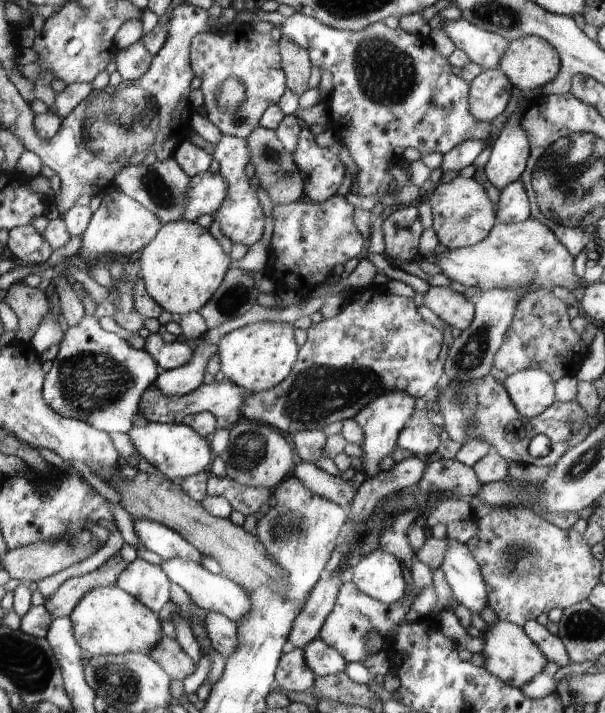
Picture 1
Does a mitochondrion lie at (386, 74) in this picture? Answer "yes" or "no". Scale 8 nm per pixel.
yes

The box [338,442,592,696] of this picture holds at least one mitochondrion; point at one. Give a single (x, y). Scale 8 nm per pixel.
(520, 559)

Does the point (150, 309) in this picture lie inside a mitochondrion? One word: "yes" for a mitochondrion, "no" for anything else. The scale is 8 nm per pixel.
no

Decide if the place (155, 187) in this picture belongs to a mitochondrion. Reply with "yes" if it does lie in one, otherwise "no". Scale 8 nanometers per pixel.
yes

